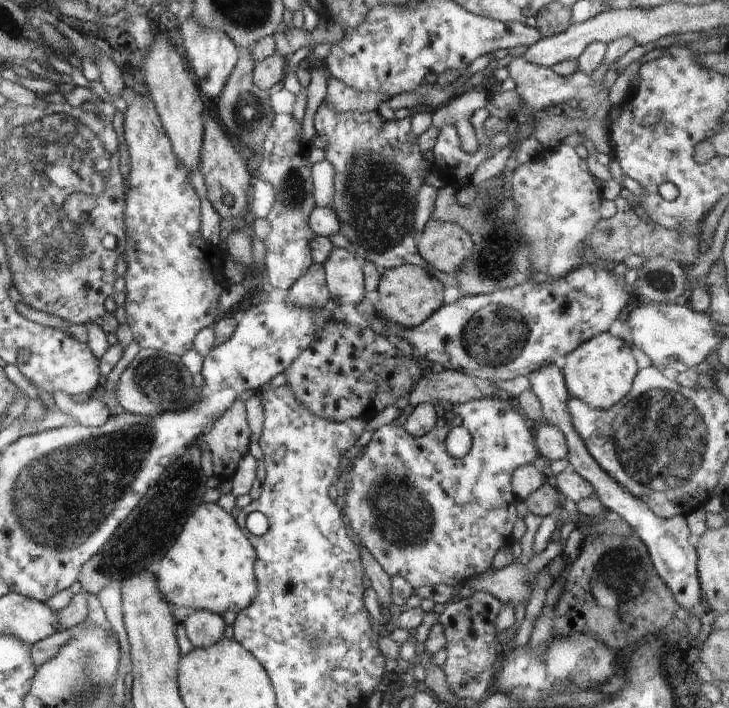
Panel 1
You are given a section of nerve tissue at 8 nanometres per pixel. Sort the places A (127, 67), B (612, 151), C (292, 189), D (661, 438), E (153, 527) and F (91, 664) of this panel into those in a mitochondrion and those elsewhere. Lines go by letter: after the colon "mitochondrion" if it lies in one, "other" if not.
A: other
B: other
C: mitochondrion
D: mitochondrion
E: mitochondrion
F: mitochondrion

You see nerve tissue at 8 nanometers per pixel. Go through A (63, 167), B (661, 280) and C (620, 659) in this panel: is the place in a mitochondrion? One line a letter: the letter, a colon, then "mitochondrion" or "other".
A: mitochondrion
B: mitochondrion
C: other

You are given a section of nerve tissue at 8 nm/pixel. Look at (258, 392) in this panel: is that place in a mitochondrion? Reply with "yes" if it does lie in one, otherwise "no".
no

